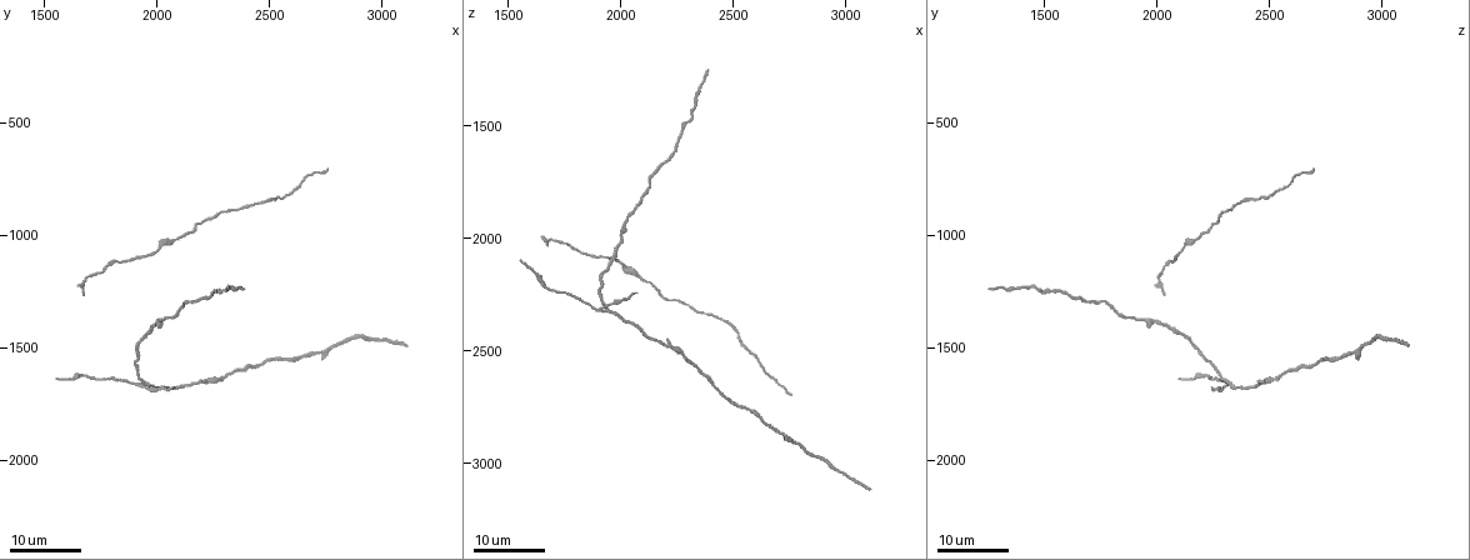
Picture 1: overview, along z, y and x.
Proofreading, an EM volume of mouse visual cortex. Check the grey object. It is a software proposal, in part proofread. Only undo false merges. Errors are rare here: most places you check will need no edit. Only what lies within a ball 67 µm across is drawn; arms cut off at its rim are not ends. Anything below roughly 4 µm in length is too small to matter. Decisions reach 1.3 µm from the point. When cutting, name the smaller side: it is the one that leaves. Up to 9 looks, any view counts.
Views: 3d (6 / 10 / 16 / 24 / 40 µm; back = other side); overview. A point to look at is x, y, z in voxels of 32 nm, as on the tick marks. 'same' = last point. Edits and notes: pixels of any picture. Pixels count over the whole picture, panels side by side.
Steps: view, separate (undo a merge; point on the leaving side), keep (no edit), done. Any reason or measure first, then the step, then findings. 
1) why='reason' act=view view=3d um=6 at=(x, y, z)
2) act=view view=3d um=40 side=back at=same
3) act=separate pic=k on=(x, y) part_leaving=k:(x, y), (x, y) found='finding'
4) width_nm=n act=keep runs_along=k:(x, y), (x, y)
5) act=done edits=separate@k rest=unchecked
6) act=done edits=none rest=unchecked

why='thick turns thin' act=view view=3d um=24 at=(2080, 1020, 2160)

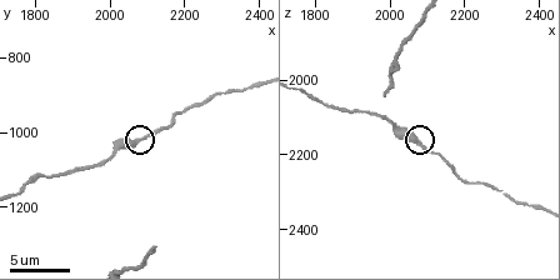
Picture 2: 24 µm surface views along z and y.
act=view view=3d um=6 at=(2070, 1020, 2160)

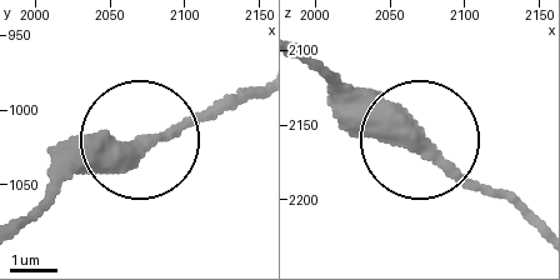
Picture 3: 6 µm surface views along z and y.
act=keep found='continuous, no second neuron'

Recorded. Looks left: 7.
act=view view=3d um=6 at=(1940, 1100, 2090)

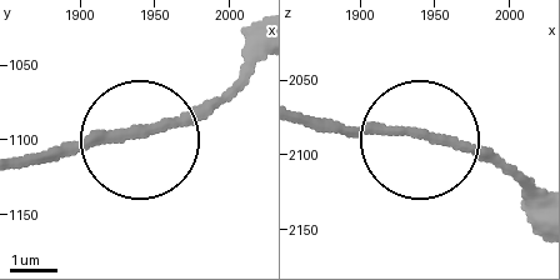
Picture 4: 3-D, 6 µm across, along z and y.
width_nm=180 act=keep found='all the same neuron'

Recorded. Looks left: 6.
why='thick turns thin' act=view view=3d um=16 at=(2280, 1630, 2510)

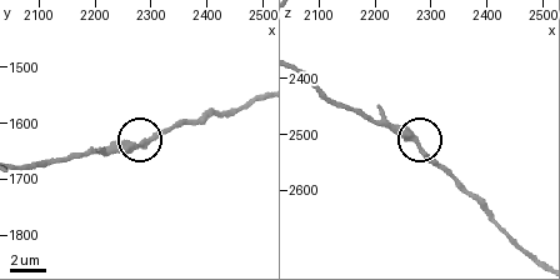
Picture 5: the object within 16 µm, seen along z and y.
act=view view=3d um=10 at=(2275, 1635, 2515)

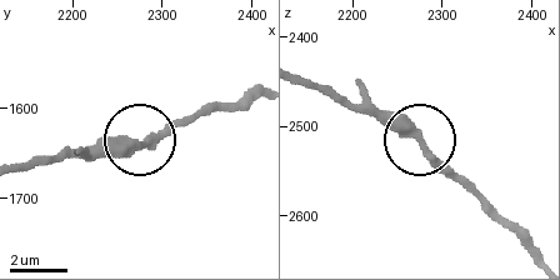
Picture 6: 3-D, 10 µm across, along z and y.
act=keep runs_along=6:(300, 78), (386, 111), (470, 190) found='continuous, no second neuron'

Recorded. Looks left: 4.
act=view view=3d um=16 at=(2000, 1390, 2010)

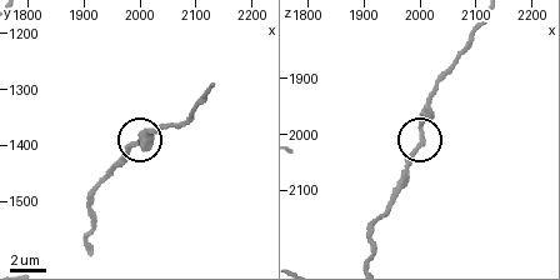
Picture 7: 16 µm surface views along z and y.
act=view view=3d um=6 at=same

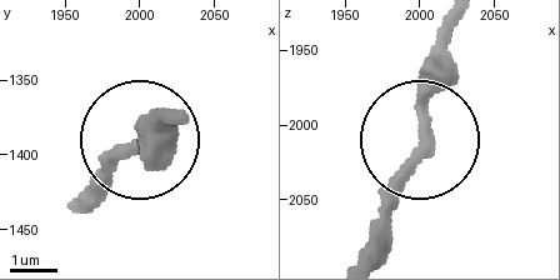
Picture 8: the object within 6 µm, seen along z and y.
act=view view=3d um=6 side=back at=same

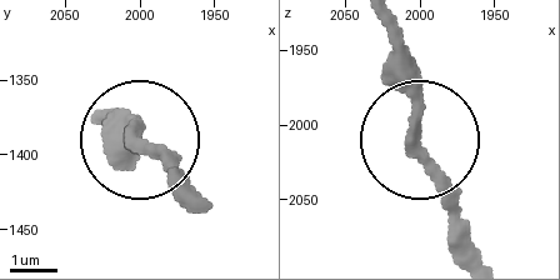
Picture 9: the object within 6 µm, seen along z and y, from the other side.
act=keep runs_along=9:(470, 253), (423, 145), (423, 85), (399, 26) found='one neuron here'

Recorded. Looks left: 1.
act=done edits=none rest=unchecked

